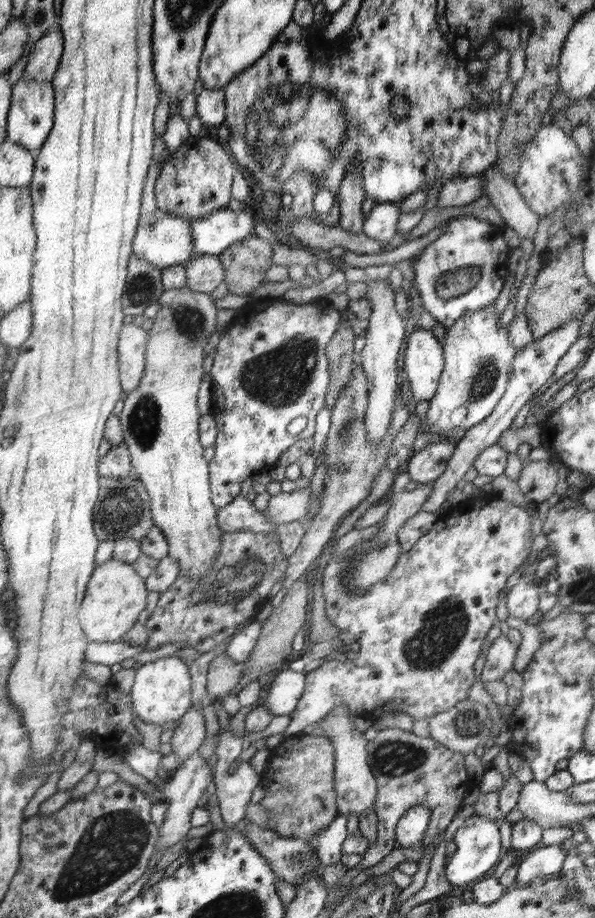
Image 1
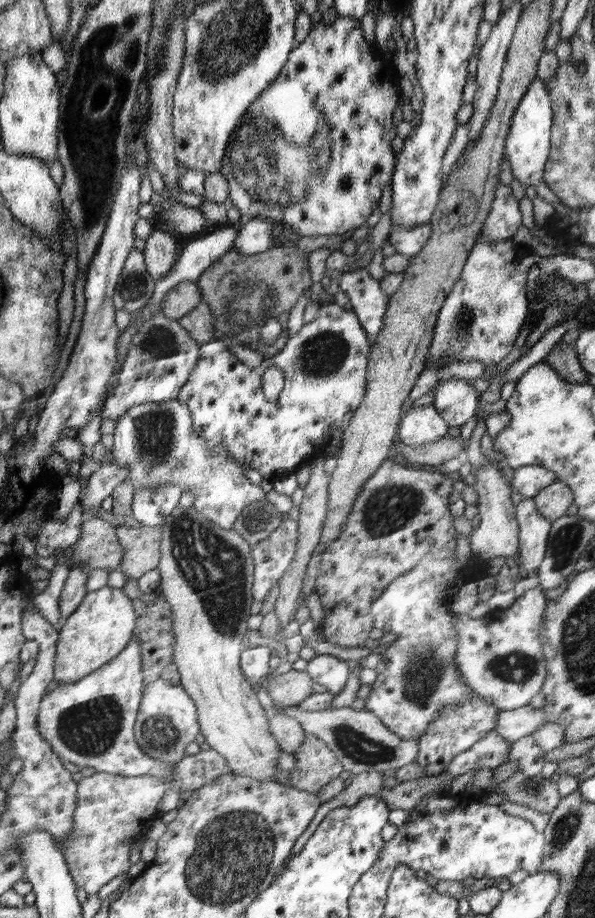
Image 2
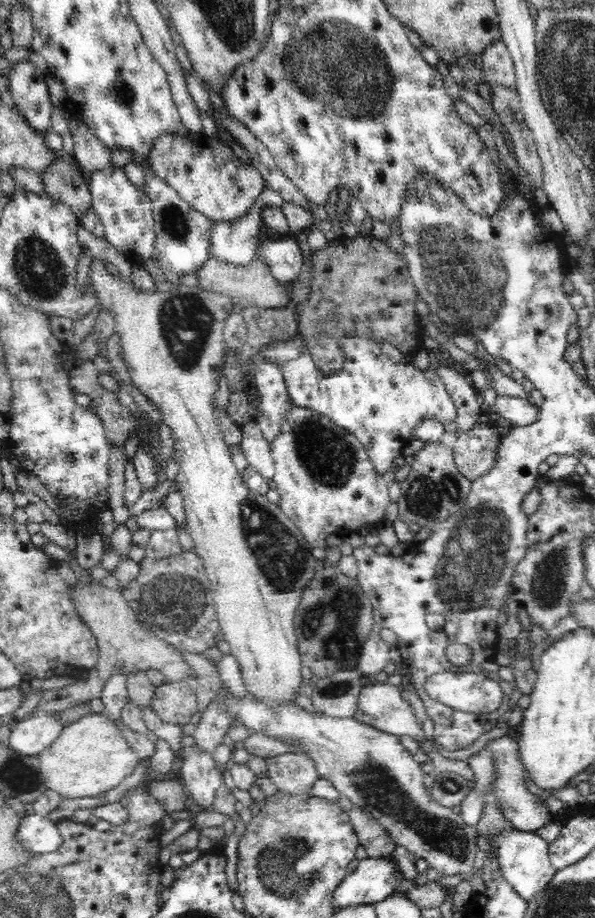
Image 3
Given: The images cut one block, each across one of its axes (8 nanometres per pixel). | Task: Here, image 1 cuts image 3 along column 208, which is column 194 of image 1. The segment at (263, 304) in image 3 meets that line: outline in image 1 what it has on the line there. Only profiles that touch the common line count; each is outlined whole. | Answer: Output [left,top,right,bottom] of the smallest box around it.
[185,255,225,294]

